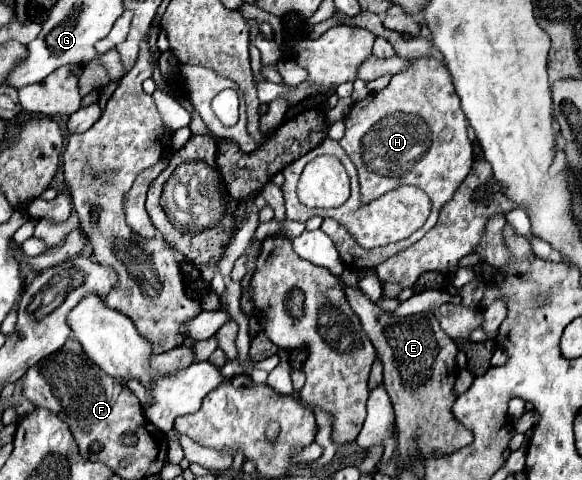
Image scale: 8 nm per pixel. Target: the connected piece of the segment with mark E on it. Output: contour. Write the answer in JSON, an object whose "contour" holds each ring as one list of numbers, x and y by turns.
{"contour":[[344,286,344,292,384,366,384,388,390,394,396,412,396,426,400,430,400,458,406,460,412,452,418,452,418,460,422,462,434,452,454,452,468,446,472,442,472,432,450,412,450,404,454,402,452,386,458,376,458,346,442,332,438,318,430,312,406,318,390,316,372,304,360,290]]}

